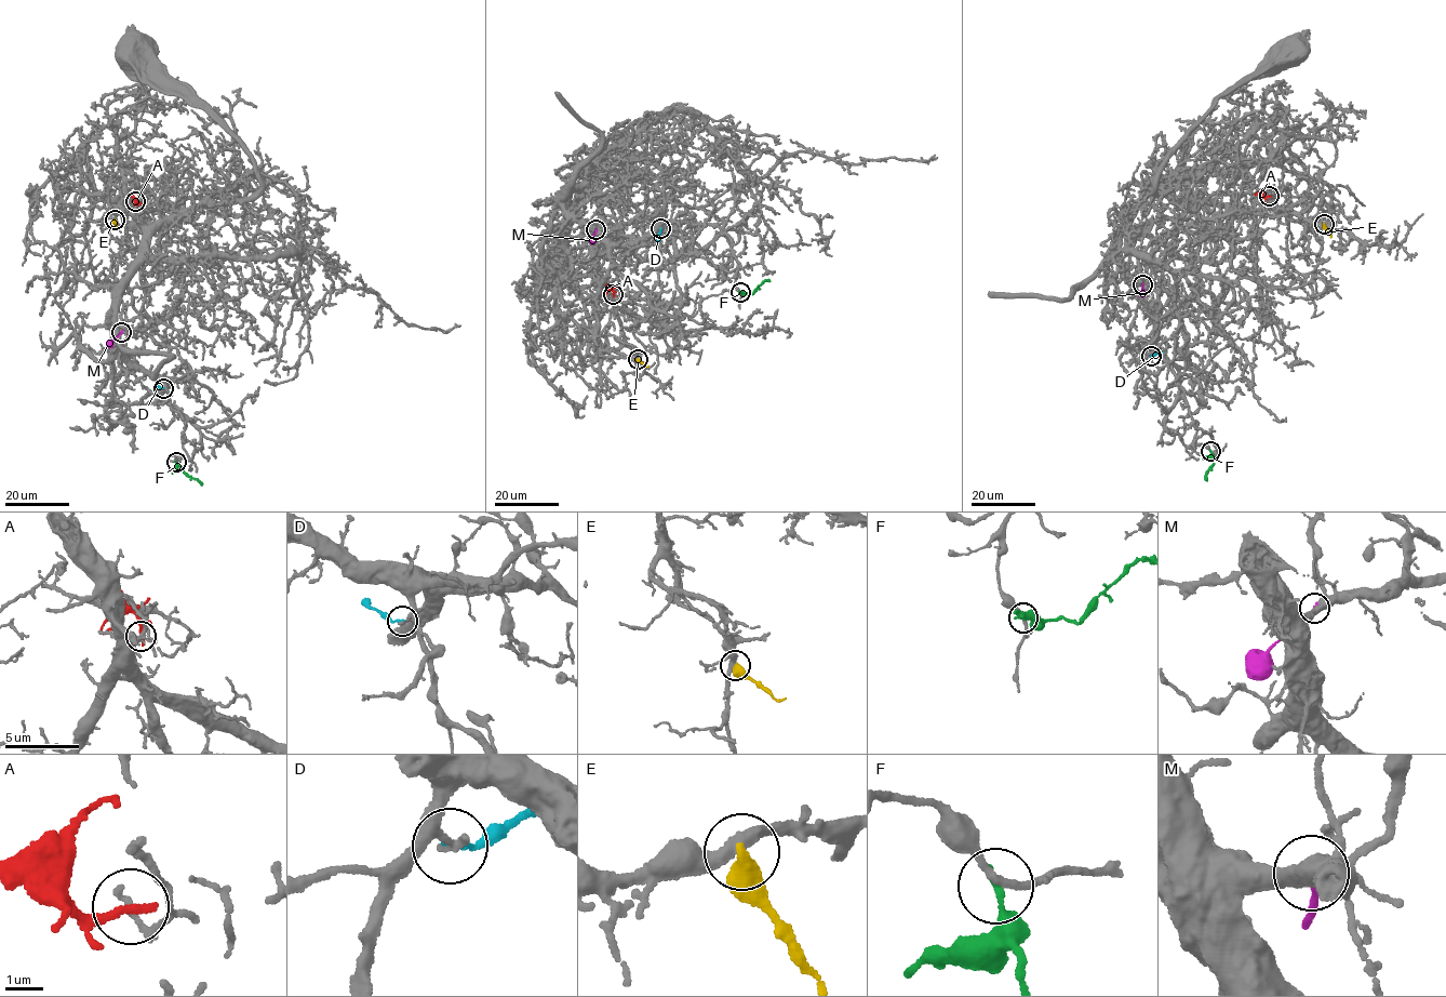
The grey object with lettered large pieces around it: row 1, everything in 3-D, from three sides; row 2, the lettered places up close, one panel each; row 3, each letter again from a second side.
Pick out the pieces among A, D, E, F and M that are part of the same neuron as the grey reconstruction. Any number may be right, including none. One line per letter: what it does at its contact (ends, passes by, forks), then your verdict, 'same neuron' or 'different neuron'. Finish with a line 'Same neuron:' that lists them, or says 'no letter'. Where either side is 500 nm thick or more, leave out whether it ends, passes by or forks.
A: it ends; different neuron
D: it ends; different neuron
E: different neuron
F: it ends; different neuron
M: different neuron
Same neuron: no letter

